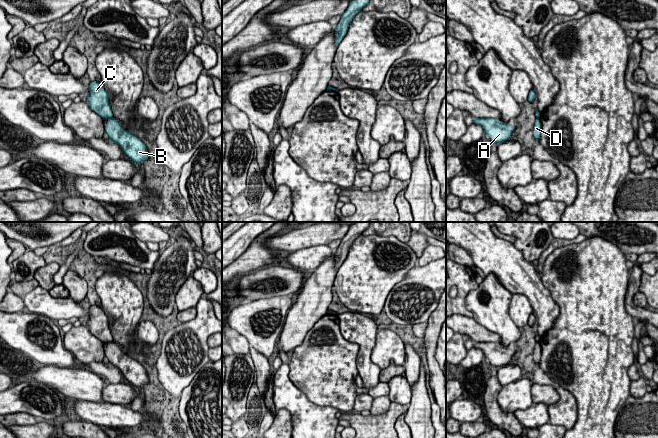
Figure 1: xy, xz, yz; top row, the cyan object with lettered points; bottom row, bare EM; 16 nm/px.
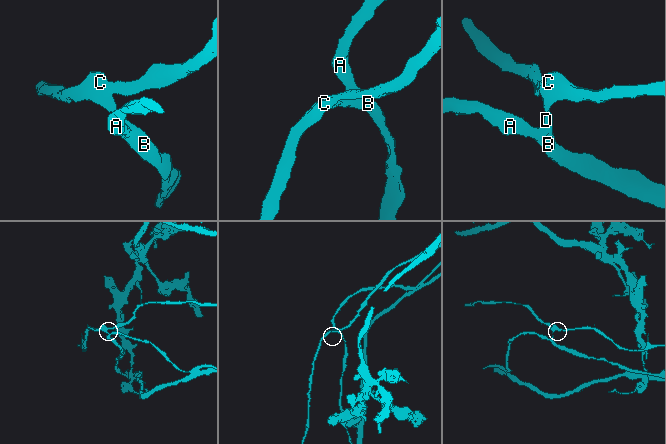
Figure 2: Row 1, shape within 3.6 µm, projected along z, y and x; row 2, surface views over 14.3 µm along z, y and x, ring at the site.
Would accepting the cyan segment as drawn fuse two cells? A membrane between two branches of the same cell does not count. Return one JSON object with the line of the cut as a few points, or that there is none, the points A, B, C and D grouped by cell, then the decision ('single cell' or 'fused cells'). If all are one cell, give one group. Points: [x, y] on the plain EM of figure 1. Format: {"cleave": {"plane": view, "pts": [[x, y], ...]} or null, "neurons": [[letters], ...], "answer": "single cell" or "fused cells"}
{"cleave": {"plane": "xy", "pts": [[112, 341], [110, 344]]}, "neurons": [["A", "B", "D"], ["C"]], "answer": "fused cells"}

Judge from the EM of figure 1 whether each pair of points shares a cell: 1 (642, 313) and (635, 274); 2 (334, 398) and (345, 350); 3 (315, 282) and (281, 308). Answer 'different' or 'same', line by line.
1: same
2: same
3: different

